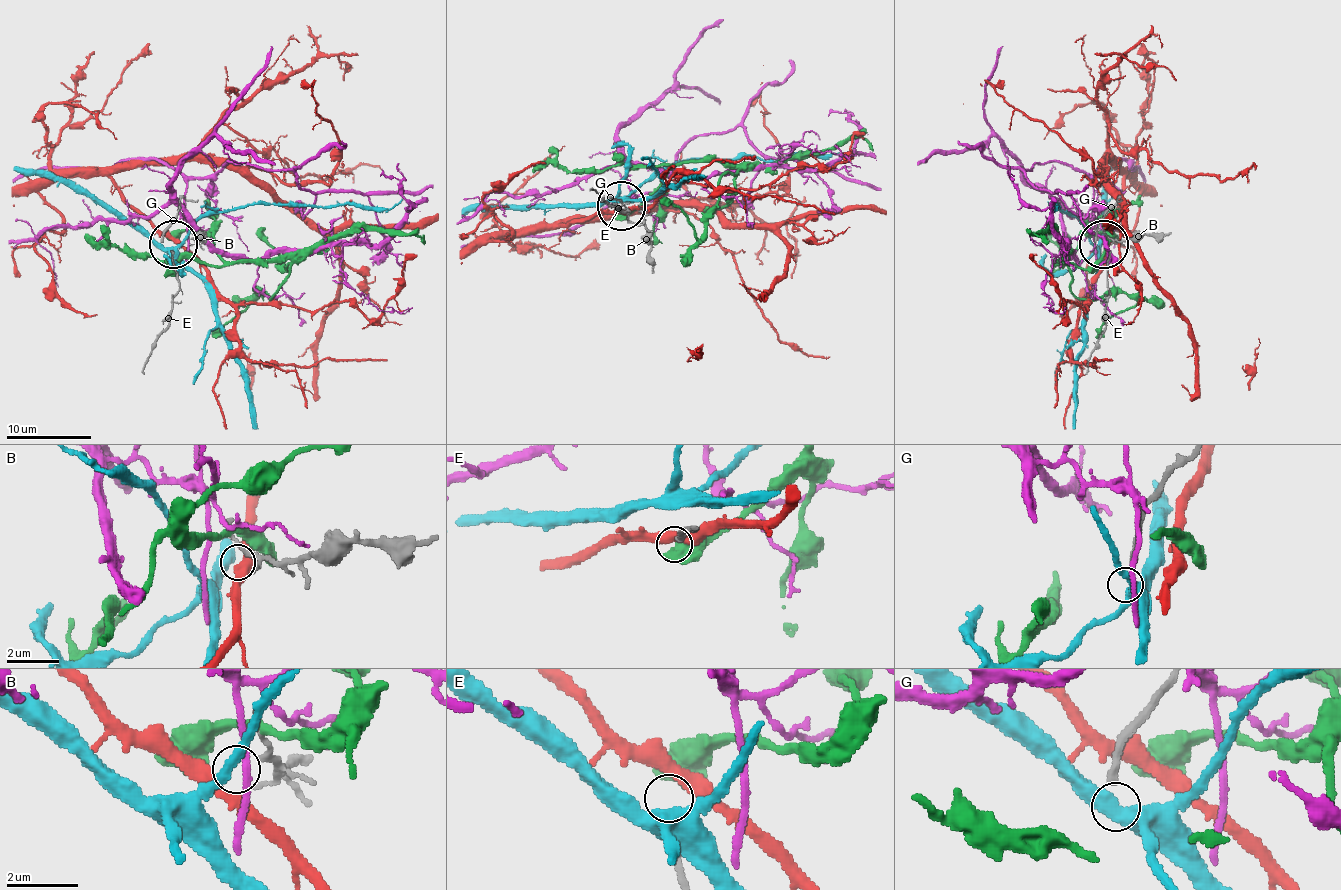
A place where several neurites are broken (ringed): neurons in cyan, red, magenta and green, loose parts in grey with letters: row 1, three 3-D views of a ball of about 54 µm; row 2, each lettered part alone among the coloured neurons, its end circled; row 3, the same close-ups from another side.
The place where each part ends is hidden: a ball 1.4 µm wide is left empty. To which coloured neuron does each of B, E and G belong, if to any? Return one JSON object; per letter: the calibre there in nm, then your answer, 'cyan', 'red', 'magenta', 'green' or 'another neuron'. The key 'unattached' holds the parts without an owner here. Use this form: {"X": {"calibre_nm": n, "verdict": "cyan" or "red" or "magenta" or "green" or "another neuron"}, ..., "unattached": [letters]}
{"B": {"calibre_nm": 120, "verdict": "red"}, "E": {"calibre_nm": 170, "verdict": "another neuron"}, "G": {"calibre_nm": 220, "verdict": "another neuron"}, "unattached": ["E", "G"]}

